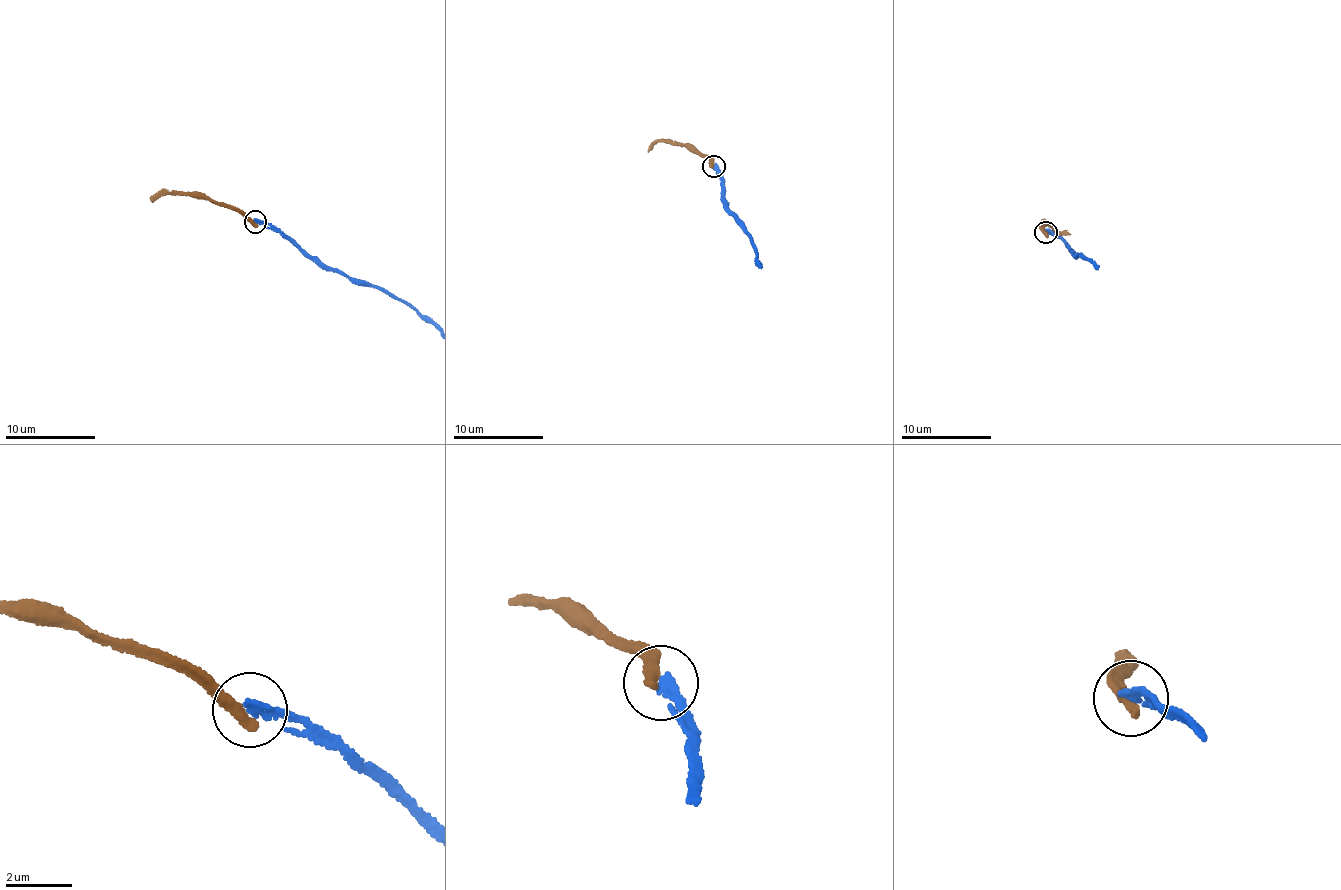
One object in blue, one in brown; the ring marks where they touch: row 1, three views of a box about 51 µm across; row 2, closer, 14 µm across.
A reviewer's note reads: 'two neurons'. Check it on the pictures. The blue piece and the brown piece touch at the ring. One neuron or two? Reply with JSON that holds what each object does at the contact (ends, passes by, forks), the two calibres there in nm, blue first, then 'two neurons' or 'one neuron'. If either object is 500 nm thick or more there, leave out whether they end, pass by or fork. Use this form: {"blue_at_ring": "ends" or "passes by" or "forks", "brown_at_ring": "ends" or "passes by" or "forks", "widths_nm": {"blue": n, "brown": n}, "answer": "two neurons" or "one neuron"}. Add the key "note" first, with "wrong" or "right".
{"note": "right", "blue_at_ring": "ends", "brown_at_ring": "ends", "widths_nm": {"blue": 280, "brown": 360}, "answer": "two neurons"}

